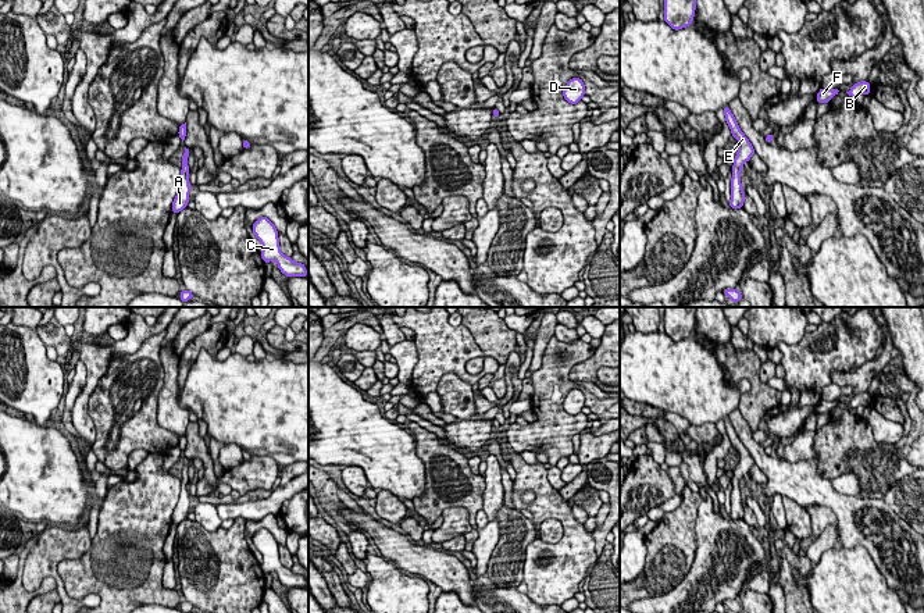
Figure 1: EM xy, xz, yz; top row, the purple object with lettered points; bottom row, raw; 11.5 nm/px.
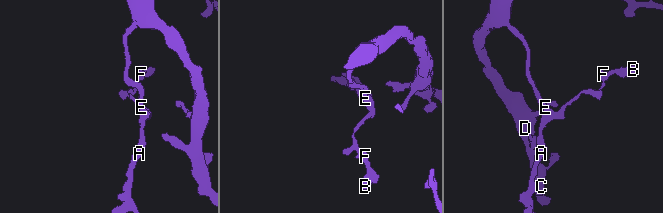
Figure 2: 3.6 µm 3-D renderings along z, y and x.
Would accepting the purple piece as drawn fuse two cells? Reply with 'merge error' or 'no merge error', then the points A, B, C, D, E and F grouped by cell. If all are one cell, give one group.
no merge error; groups A B C D E F

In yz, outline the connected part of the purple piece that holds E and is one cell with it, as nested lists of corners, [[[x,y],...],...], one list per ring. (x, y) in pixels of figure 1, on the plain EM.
[[[728,417],[724,418],[725,432],[732,443],[732,448],[739,453],[738,464],[734,470],[732,478],[732,491],[731,491],[731,513],[729,518],[742,520],[745,513],[743,499],[741,496],[741,481],[743,475],[750,471],[750,468],[756,464],[749,450],[743,446],[741,439],[736,435],[736,431]]]

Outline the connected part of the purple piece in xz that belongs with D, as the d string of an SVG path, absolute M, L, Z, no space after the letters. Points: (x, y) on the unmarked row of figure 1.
M572 389L567 393L563 402L566 413L577 416L585 406L585 396L581 389Z

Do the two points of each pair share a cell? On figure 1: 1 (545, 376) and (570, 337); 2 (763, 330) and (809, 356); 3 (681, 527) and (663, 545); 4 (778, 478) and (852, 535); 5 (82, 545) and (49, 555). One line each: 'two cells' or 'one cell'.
1: two cells
2: two cells
3: one cell
4: one cell
5: one cell

